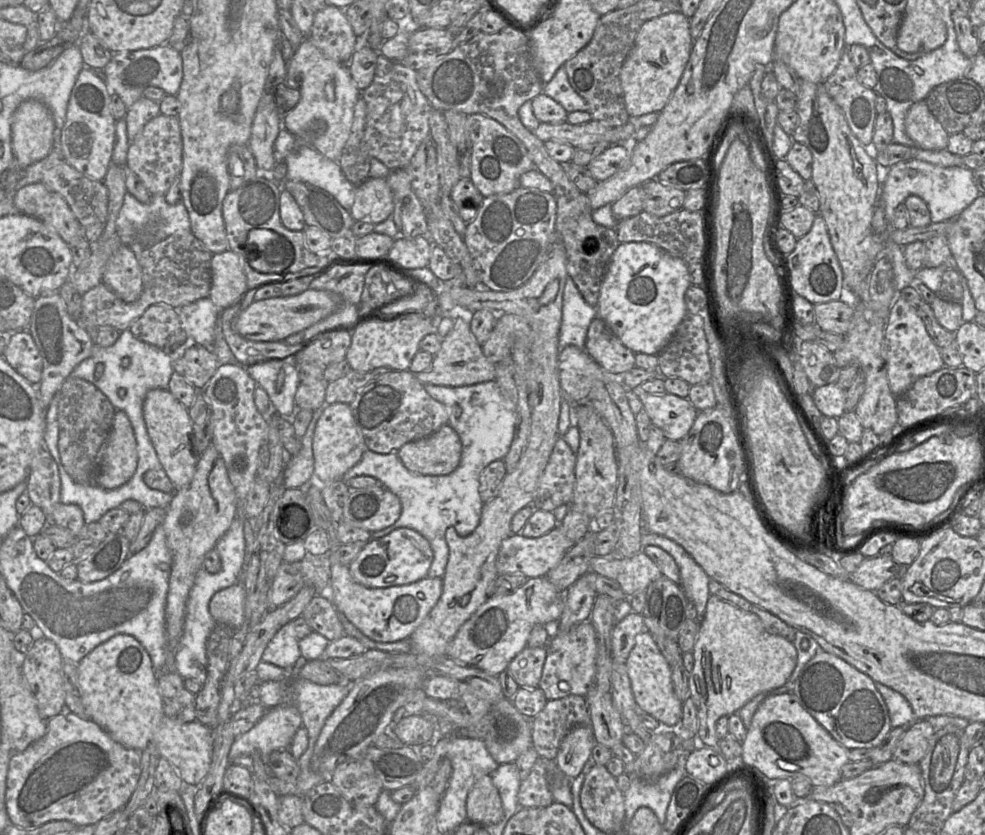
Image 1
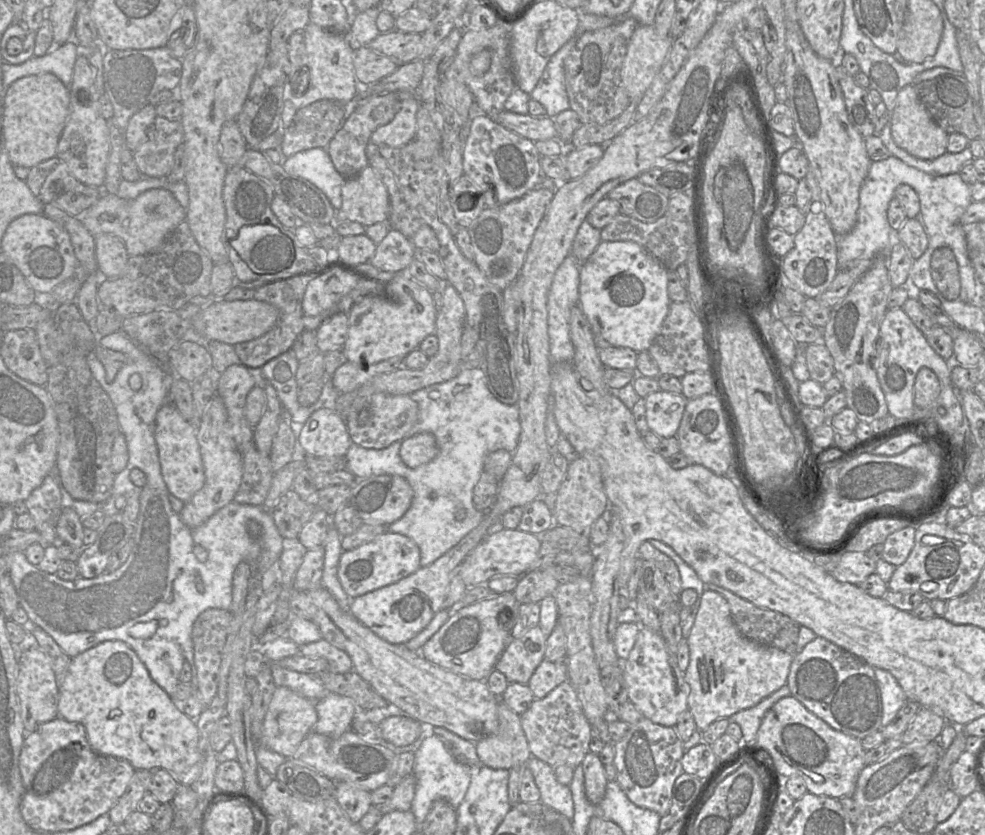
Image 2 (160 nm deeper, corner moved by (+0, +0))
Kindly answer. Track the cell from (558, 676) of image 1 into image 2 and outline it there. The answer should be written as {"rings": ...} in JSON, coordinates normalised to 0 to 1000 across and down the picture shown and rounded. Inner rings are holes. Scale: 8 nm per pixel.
{"rings":[[[552,788],[535,819],[543,837],[547,837],[553,835],[562,824],[575,814],[577,814],[575,794],[559,793]]]}

